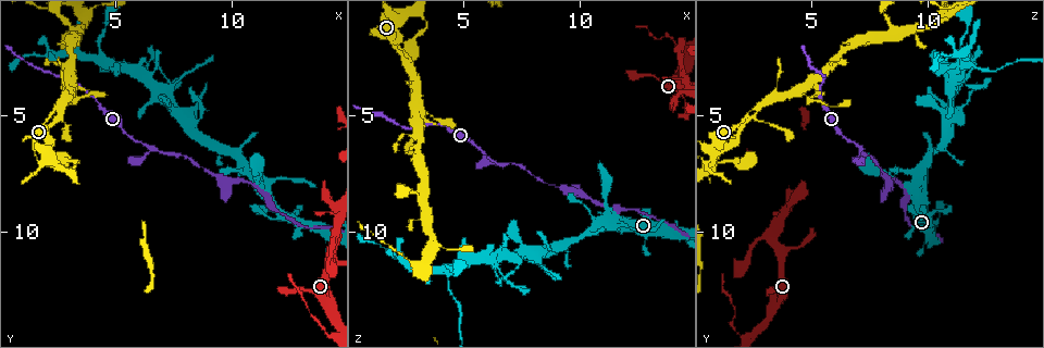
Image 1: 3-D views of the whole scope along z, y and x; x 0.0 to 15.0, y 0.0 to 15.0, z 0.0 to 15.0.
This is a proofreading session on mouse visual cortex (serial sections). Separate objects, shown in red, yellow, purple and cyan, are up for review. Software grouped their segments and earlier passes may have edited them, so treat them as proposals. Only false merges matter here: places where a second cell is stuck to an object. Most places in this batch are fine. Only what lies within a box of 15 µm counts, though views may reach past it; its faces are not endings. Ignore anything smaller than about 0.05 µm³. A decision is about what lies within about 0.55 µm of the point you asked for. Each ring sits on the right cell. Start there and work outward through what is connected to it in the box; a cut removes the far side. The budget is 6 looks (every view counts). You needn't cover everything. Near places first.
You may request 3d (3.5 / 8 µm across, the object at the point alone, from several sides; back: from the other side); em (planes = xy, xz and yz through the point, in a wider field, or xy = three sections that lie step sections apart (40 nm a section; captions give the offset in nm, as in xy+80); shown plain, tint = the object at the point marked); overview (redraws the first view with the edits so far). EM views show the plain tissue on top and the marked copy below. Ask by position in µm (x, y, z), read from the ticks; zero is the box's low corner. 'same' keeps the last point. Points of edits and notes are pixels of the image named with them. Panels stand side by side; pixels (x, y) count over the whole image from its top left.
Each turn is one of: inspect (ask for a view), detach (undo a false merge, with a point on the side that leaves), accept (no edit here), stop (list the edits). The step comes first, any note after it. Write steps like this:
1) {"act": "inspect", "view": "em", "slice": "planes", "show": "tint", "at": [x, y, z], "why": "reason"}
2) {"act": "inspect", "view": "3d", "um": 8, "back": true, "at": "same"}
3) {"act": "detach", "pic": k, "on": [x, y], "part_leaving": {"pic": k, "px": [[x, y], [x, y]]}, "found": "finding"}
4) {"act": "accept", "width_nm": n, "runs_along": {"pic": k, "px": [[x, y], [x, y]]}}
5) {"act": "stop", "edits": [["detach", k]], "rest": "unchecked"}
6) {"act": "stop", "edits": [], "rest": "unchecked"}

{"act": "inspect", "view": "3d", "um": 8, "at": [4.4, 2.6, 11.5], "why": "sharp bend"}

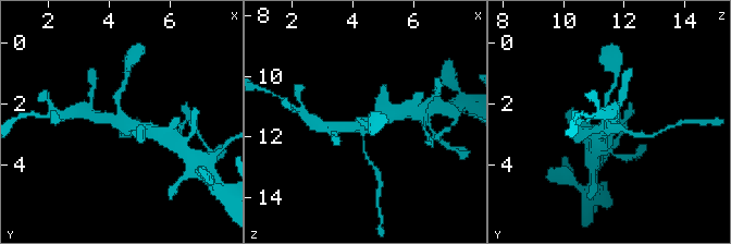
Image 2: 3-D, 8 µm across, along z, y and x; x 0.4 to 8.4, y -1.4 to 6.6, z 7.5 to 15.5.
{"act": "inspect", "view": "em", "slice": "xy", "step": 1, "show": "tint", "at": [4.4, 2.6, 11.5], "arms": 4, "arm_widths_nm": [150, 150, 400, 450]}

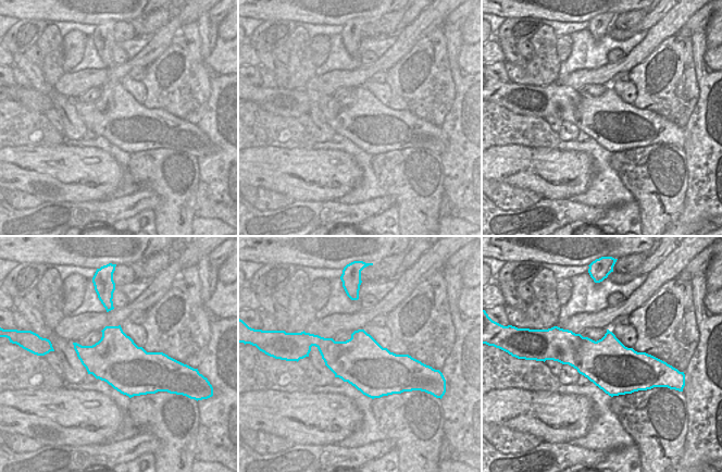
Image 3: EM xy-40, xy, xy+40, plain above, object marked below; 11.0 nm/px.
{"act": "accept", "runs_along": {"pic": 2, "px": [[149, 132], [112, 119], [90, 117]]}, "found": "continuous, no second cell"}

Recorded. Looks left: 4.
{"act": "inspect", "view": "3d", "um": 3.5, "at": [2.3, 5.0, 2.2], "why": "three arms meet"}

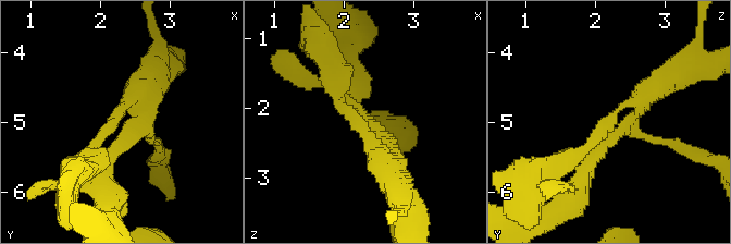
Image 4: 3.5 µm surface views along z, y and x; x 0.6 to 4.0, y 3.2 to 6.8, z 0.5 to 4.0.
{"act": "inspect", "view": "em", "slice": "xy", "step": 5, "show": "tint", "at": [2.15, 5.00, 2.20], "arms": 3, "arm_widths_nm": [150, 200, 350]}

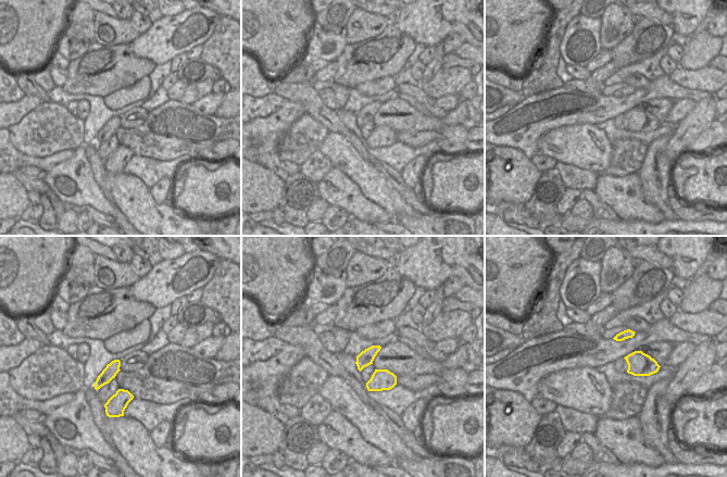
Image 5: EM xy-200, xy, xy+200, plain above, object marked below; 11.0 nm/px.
{"act": "accept", "runs_along": {"pic": 4, "px": [[557, 162], [585, 149], [621, 106], [657, 86]]}, "found": "all the same cell"}

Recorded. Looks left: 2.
{"act": "stop", "edits": [], "rest": "unchecked"}

